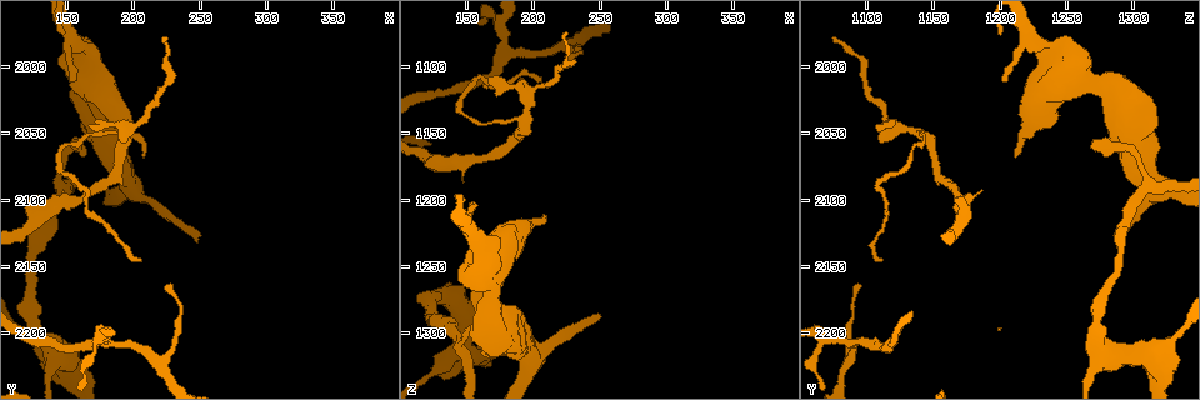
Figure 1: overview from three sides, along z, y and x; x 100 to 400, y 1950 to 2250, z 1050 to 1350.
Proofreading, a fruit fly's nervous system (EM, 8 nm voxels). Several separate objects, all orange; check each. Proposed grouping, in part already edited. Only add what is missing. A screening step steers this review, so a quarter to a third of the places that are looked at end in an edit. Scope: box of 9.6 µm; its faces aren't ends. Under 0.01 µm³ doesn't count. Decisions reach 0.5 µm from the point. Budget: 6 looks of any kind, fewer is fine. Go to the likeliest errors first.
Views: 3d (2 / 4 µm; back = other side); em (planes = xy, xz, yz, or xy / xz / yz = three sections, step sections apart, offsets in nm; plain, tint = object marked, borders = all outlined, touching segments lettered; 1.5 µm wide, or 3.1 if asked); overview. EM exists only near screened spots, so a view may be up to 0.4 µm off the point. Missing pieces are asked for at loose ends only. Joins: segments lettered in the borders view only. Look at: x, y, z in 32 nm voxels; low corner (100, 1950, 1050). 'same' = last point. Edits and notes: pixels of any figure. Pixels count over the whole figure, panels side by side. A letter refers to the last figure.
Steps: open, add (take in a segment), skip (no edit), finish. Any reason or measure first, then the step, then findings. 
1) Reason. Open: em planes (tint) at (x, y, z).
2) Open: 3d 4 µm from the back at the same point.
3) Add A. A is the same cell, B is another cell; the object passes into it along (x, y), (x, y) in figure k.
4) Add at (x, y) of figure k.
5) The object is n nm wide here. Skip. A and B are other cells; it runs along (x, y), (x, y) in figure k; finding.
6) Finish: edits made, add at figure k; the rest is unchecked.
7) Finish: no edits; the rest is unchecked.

An open end. Open: 3d 4 µm at (194, 2060, 1110).

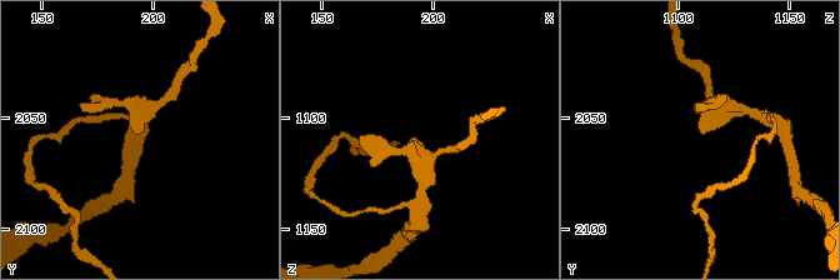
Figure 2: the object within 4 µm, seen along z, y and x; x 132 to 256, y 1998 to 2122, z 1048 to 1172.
Open: em xy step 8 (plain) at (191, 2058, 1111).

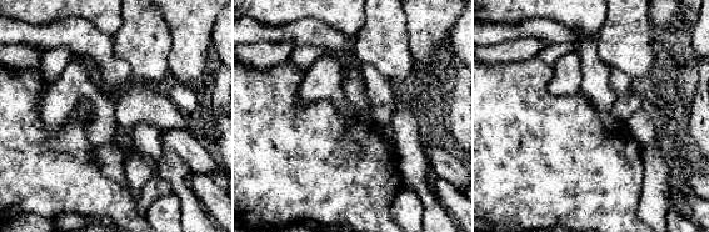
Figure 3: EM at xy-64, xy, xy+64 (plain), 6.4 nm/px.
Open: em xy step 8 (borders) at the same point.

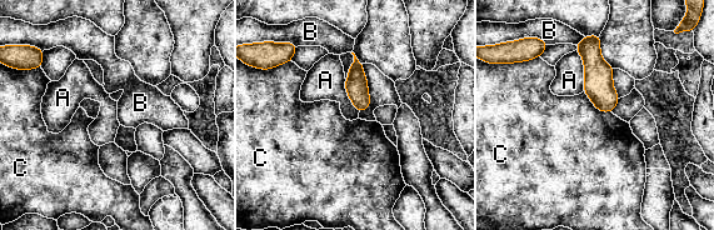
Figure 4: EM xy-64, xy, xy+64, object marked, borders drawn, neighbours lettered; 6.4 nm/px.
The longest contact is with B, 320 nm. Skip. A, B and C are other cells; a border runs along (583, 91), (598, 109), (610, 113) in figure 4; no lettered segment goes on from it.

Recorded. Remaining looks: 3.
Long arm stops here. Open: em xz step 4 (tint) at (226, 1978, 1074).

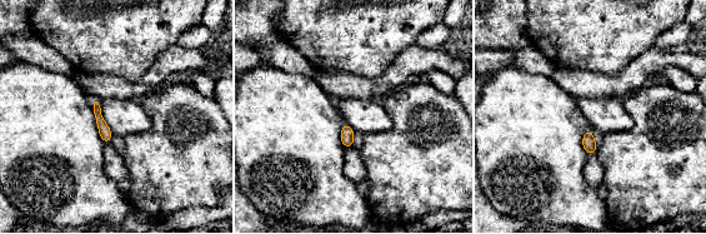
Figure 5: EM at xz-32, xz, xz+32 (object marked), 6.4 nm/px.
Another direction. Open: em planes (borders) at the same point.

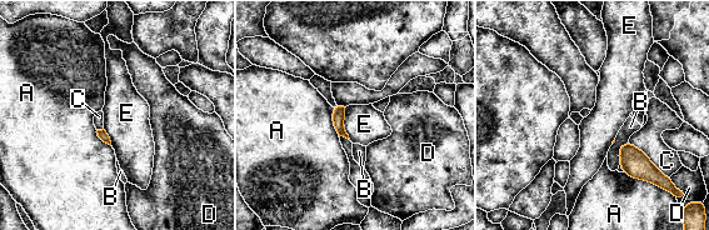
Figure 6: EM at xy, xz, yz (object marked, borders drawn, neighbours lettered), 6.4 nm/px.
The object is 80 nm wide here. Skip. A, B, C, D and E are other cells; a border runs along (629, 141), (650, 161) in figure 6; none of them fits.

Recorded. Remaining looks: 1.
Finish: no edits; the rest is unchecked.

